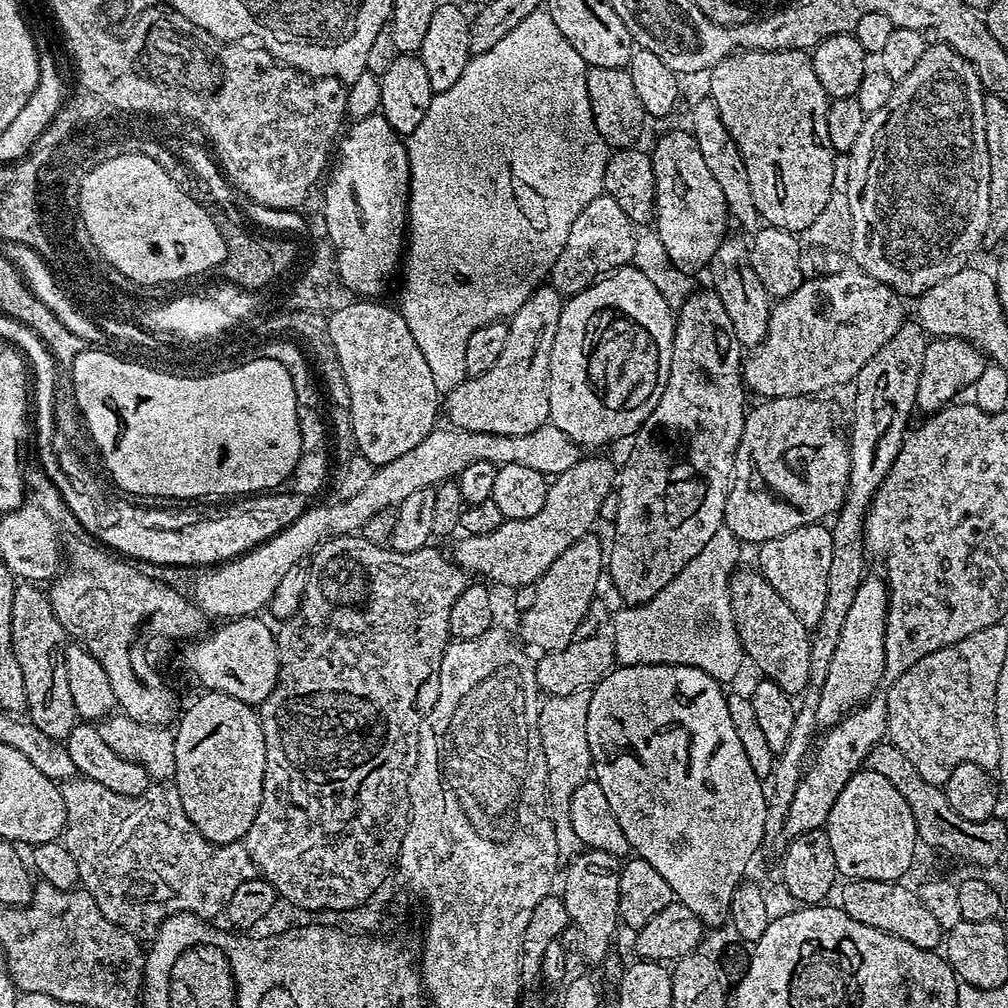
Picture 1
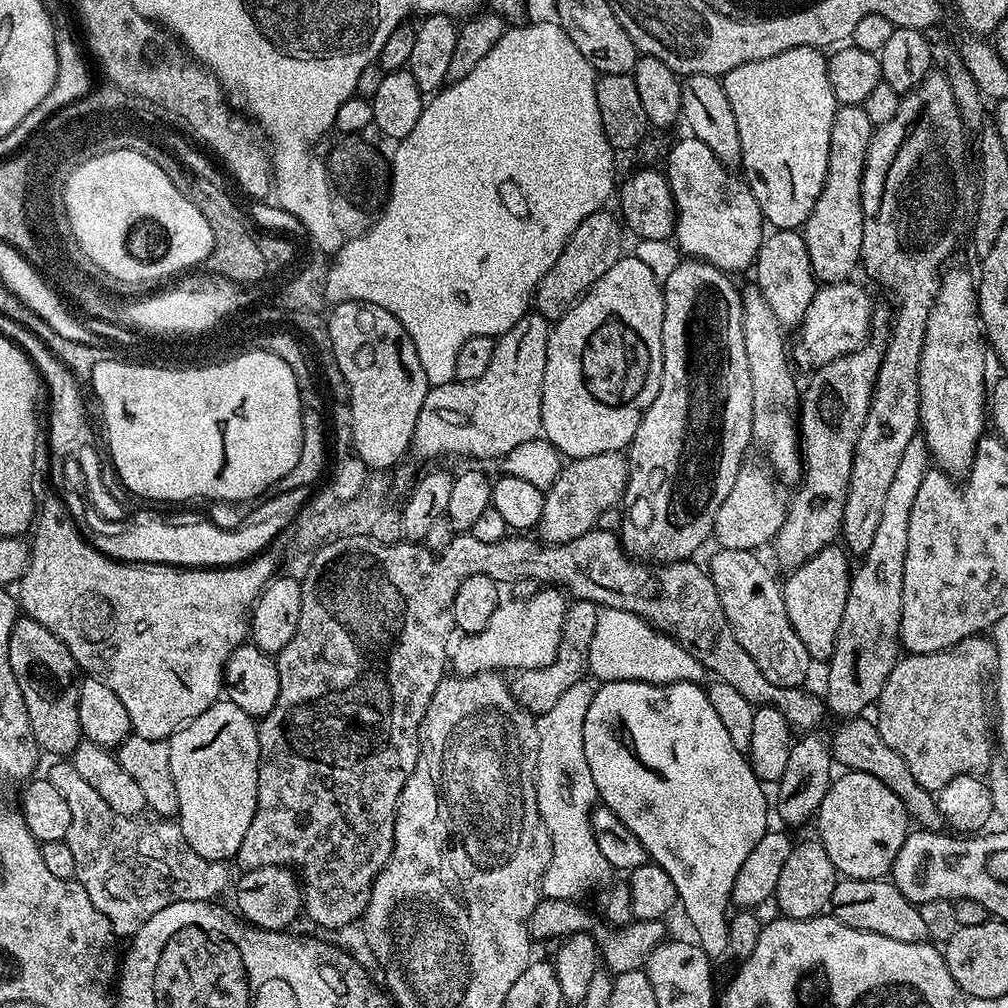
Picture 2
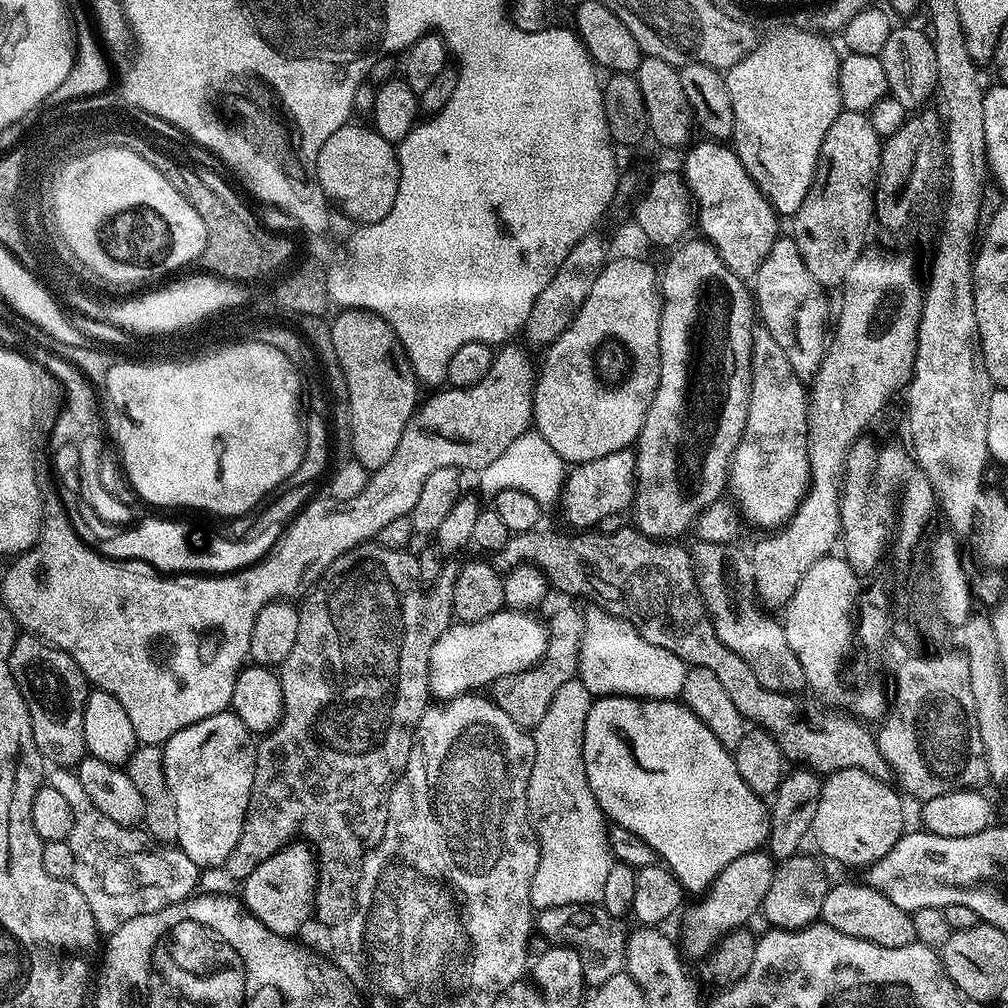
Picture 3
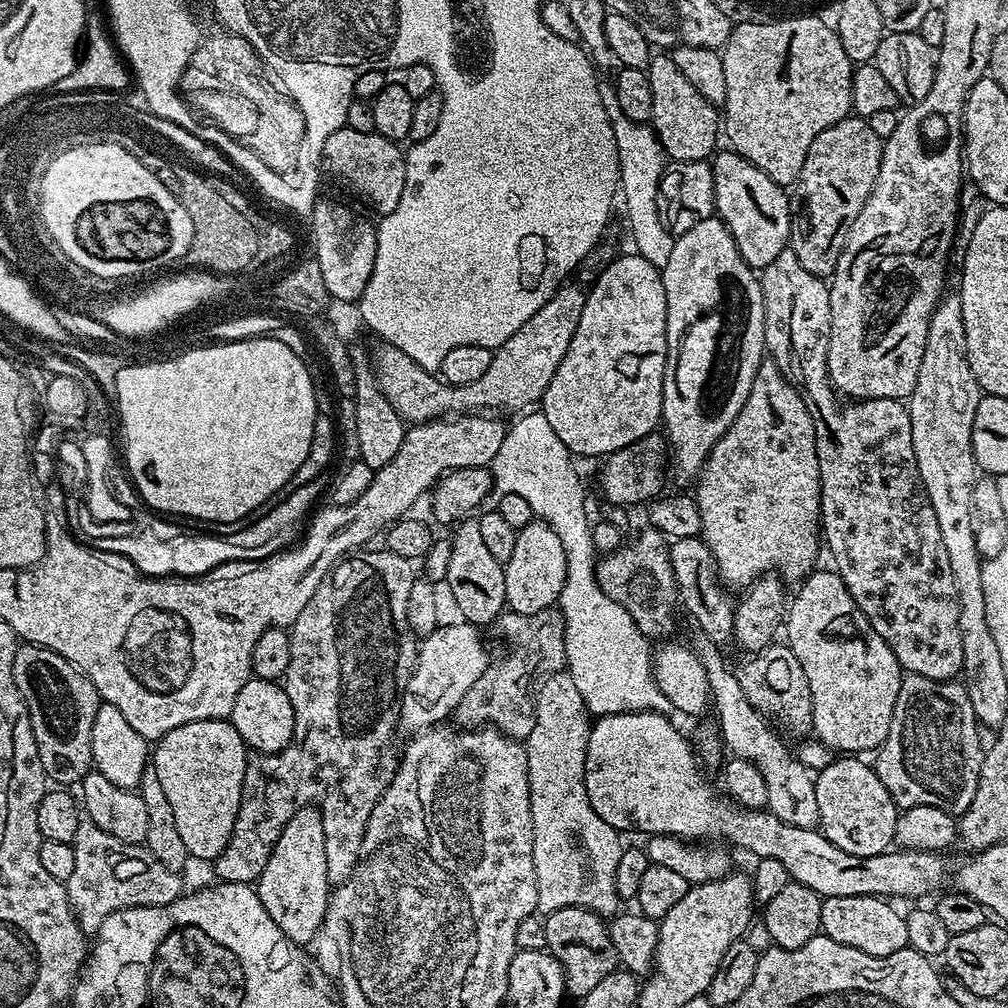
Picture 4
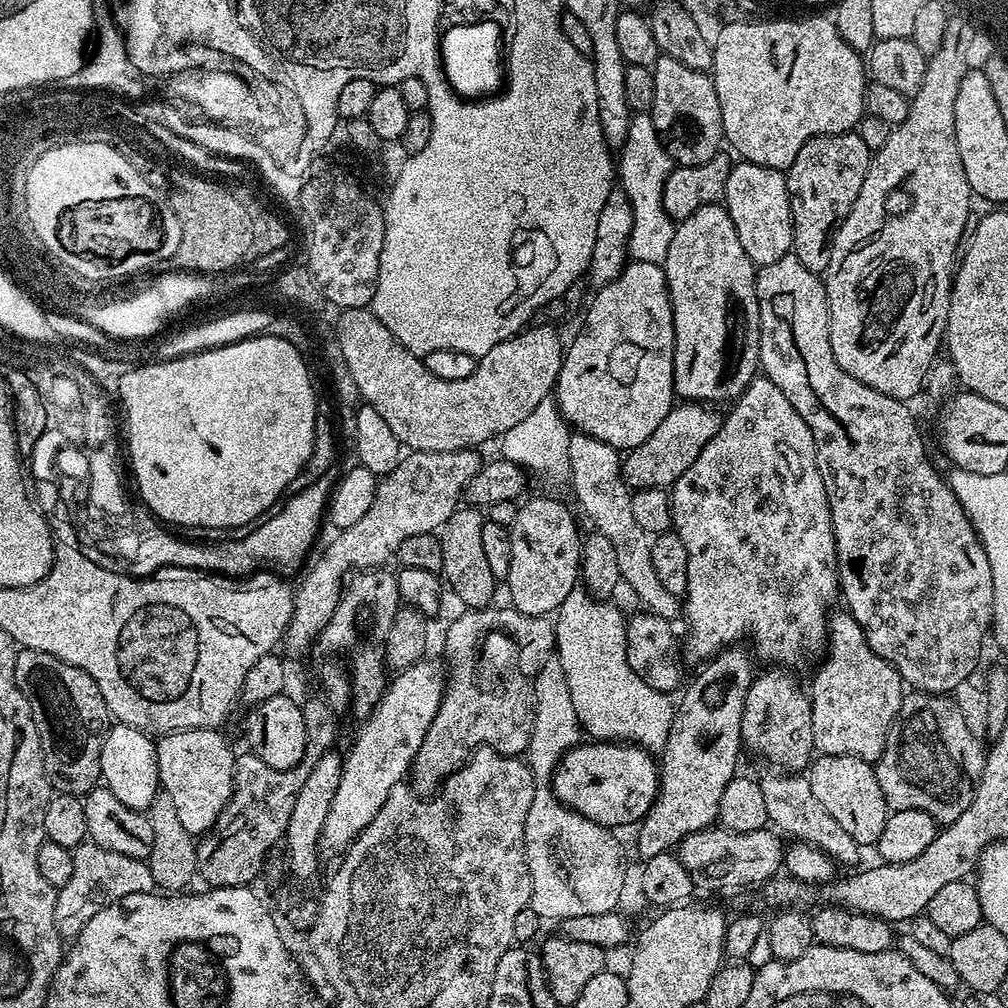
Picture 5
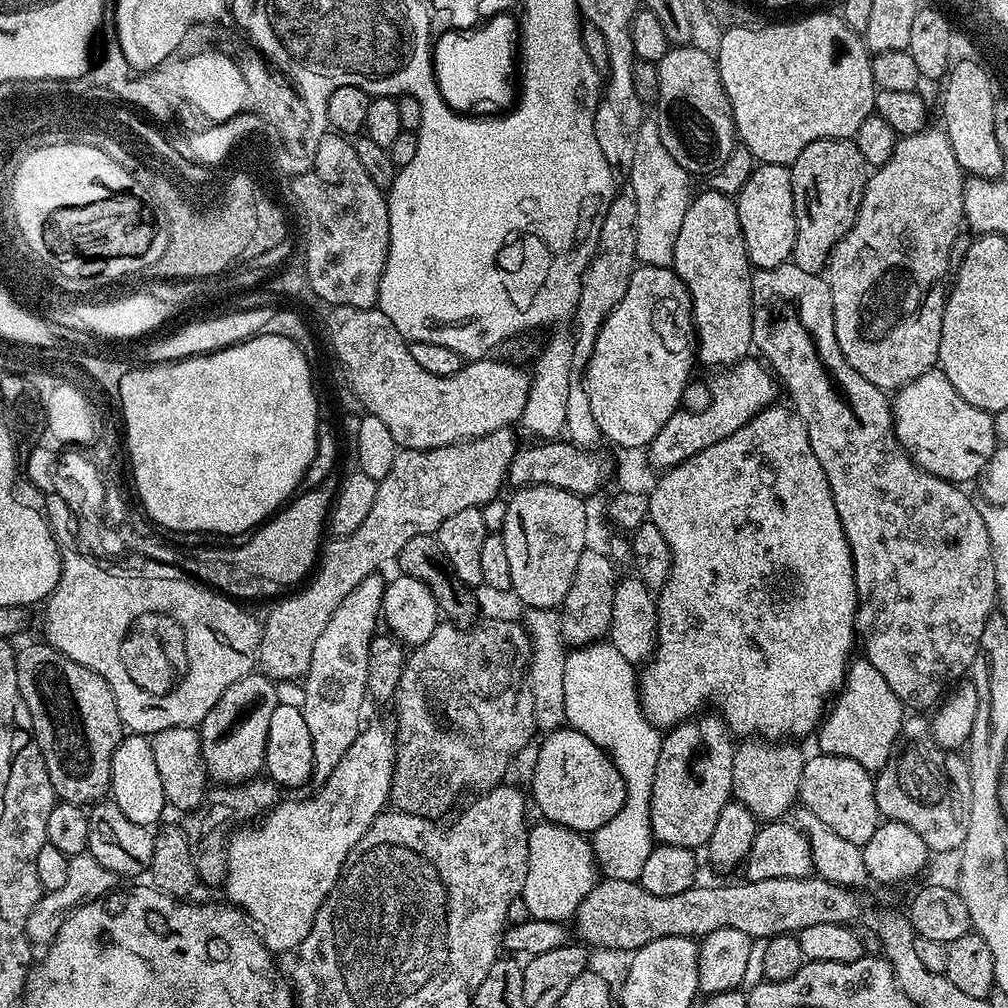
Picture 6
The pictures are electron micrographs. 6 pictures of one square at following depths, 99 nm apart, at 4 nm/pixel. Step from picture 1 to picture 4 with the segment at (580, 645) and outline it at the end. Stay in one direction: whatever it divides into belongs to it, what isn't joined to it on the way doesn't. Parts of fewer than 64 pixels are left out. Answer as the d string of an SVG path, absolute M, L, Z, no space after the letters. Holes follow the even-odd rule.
M556 606L536 614L518 614L505 610L498 617L499 624L501 634L512 643L512 649L501 660L493 659L481 677L470 686L456 708L454 720L464 730L491 725L513 740L524 742L527 741L530 730L534 730L534 685L538 678L546 677L552 672L565 671L566 668L564 615Z

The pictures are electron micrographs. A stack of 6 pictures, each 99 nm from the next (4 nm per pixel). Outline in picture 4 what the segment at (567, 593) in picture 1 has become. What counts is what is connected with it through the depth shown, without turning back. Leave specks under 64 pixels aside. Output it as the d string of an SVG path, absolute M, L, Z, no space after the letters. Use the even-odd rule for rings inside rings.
M455 622L456 624L439 625L435 631L426 636L417 649L415 670L408 679L404 688L404 695L400 701L399 727L408 731L408 734L416 734L425 728L439 725L451 717L459 706L467 690L481 677L490 663L484 644L480 638L481 632L475 625L467 622Z

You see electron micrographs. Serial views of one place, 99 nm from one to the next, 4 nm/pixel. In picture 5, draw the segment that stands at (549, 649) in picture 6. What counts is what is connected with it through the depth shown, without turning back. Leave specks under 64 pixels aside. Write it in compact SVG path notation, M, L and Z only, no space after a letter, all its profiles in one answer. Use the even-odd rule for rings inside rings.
M549 658L538 670L532 682L532 699L536 717L532 723L532 733L526 753L526 763L532 770L532 777L538 782L551 781L552 772L558 762L571 748L582 740L582 729L578 722L578 714L574 710L574 701L570 699L570 686L566 686L566 670L562 670L562 662Z

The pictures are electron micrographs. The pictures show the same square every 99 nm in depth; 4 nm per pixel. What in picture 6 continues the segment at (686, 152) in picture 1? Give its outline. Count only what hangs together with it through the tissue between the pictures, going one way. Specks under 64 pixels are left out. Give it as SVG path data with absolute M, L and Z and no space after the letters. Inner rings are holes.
M757 163L746 186L735 197L742 238L753 269L773 268L791 261L796 237L792 173L783 164Z

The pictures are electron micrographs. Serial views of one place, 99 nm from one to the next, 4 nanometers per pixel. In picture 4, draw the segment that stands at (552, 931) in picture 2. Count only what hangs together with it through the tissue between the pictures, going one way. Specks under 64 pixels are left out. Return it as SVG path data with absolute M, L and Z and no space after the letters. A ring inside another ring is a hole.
M566 906L562 910L547 913L544 919L544 940L547 951L552 953L564 971L564 990L569 997L583 998L606 978L617 971L620 959L610 942L608 924L596 912L578 906Z

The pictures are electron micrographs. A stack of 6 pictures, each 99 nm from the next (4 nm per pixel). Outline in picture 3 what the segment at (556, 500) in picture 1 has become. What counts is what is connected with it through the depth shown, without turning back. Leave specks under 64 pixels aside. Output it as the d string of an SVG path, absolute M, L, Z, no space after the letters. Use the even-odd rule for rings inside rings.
M623 448L606 458L577 464L565 475L562 505L564 514L576 530L592 530L610 514L624 514L633 507L636 495L636 453Z

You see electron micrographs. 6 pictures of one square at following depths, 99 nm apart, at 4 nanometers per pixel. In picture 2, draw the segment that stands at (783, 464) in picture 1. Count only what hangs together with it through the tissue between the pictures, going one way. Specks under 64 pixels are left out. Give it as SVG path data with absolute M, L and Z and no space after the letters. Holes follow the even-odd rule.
M767 463L741 464L734 490L726 494L726 502L718 506L718 514L714 518L712 536L717 540L715 543L721 548L747 552L760 550L763 544L771 545L788 514L786 498L784 502L779 486L777 477Z

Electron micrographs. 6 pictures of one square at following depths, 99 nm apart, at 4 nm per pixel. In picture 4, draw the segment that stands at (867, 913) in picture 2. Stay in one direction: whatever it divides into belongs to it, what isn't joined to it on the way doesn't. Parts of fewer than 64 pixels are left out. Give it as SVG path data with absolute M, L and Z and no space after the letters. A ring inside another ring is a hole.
M825 896L820 901L820 932L842 946L854 946L862 954L889 956L908 947L904 912L882 896Z

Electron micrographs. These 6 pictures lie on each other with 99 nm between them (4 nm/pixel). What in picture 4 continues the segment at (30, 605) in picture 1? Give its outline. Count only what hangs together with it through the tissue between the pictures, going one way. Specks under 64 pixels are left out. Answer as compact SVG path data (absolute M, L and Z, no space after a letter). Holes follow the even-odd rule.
M21 643L19 647L17 647L16 653L14 654L14 670L12 673L14 674L14 682L18 686L18 690L26 702L26 710L30 714L30 726L34 730L34 742L38 746L38 758L42 758L42 770L44 771L45 777L47 777L51 783L53 780L53 782L56 783L53 785L56 786L79 785L80 781L83 780L84 775L87 772L93 771L94 768L92 762L92 747L90 746L90 738L92 737L92 731L94 730L94 714L98 714L98 710L100 709L100 705L102 703L98 690L92 685L90 678L86 678L84 673L81 672L80 669L75 668L75 666L69 662L69 660L62 658L58 654L54 654L48 648L40 648L37 646L37 644Z

